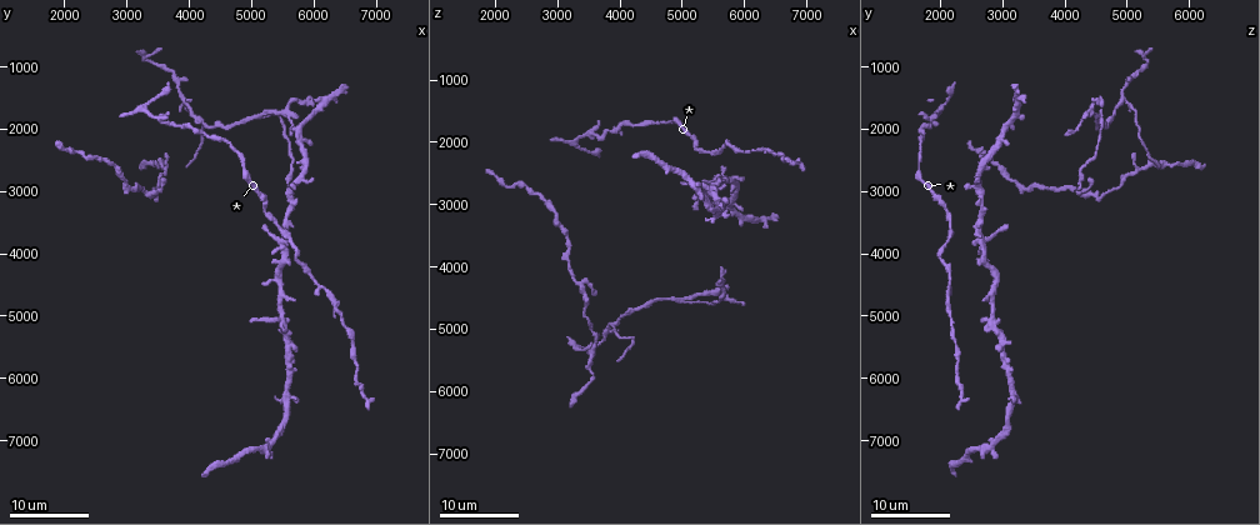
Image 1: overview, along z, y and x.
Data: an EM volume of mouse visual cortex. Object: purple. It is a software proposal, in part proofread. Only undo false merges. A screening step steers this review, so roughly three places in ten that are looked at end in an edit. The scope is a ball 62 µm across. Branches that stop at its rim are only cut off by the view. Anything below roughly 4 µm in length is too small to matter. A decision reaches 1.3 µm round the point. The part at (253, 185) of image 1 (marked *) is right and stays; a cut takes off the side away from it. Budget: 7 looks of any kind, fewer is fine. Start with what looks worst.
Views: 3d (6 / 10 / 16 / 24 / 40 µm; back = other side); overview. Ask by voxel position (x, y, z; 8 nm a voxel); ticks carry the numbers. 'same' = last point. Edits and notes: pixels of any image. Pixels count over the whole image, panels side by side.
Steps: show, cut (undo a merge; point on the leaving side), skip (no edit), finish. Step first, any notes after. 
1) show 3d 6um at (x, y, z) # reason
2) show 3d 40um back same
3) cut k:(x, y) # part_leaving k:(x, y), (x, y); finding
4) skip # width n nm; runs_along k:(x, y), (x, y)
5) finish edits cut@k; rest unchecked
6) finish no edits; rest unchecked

show 3d 16um at (5000, 1850, 4550) # three-way junction

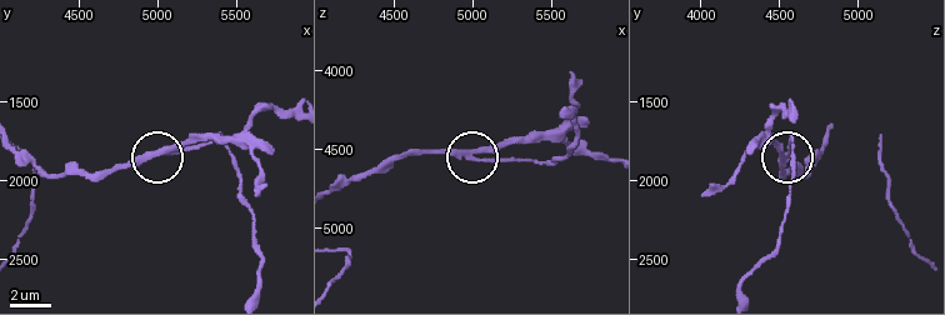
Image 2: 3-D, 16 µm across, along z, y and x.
show 3d 6um at (4980, 1820, 4580) # closer look

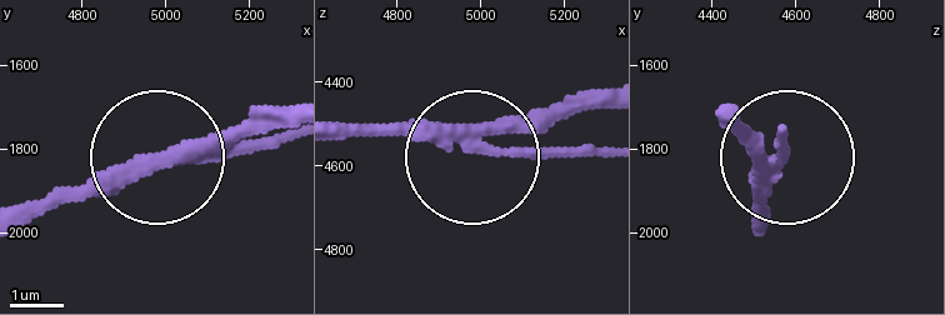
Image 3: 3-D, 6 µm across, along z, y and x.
cut 3:(539, 159) # arms 3; part_leaving 3:(465, 141), (609, 155); a second cell is stuck on

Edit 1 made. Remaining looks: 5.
show 3d 16um at (3950, 1550, 4950) # four or more arms meet

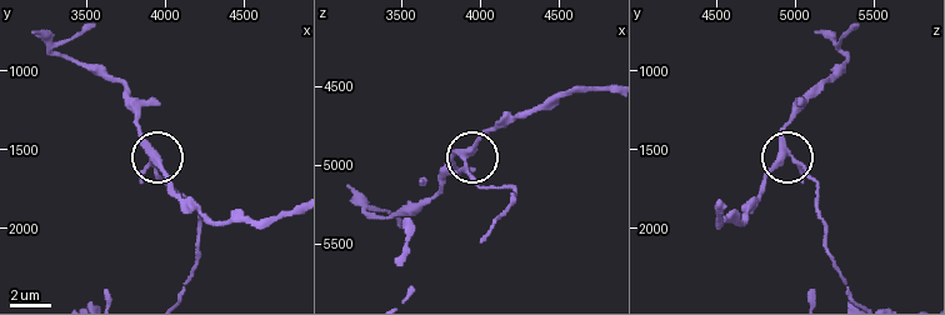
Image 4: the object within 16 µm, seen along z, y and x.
show 3d 6um at (3920, 1540, 4980)

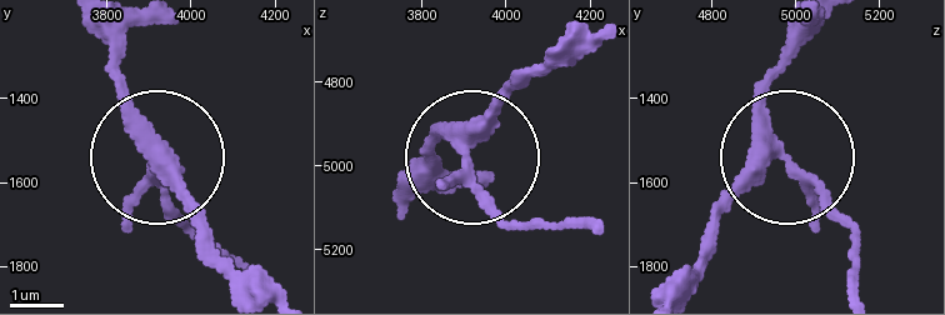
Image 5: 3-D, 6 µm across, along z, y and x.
cut 5:(124, 218) # side_arm 11 um; part_leaving 5:(783, 158), (841, 221), (859, 288); two cells meet here

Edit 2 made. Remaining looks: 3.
show overview

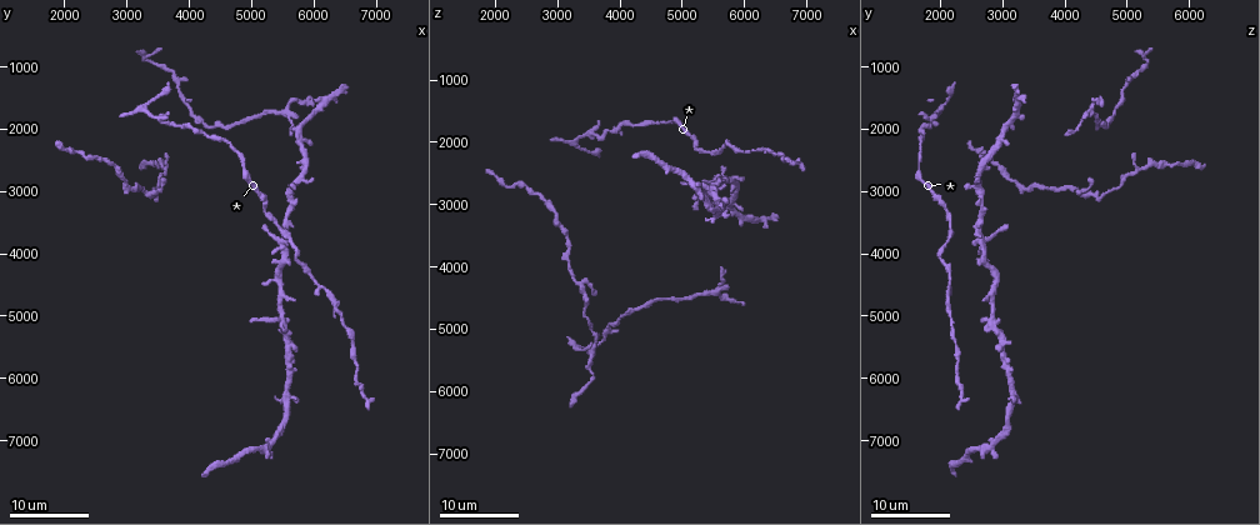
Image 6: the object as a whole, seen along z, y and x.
show 3d 24um at (5450, 5100, 2800) # looks like a crossing

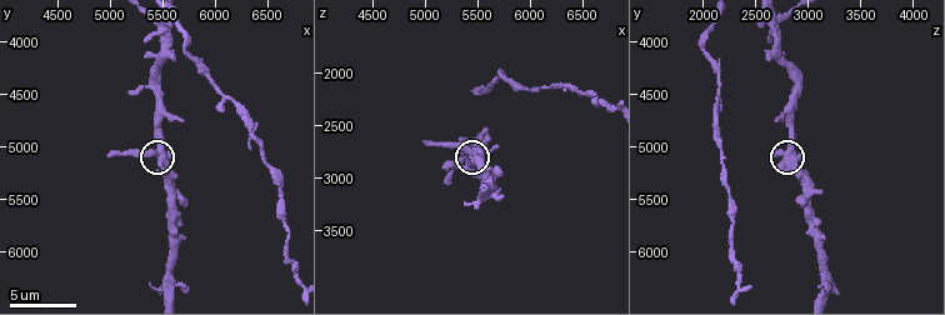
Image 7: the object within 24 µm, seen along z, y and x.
show 3d 6um at (5500, 5100, 2760) # closer look

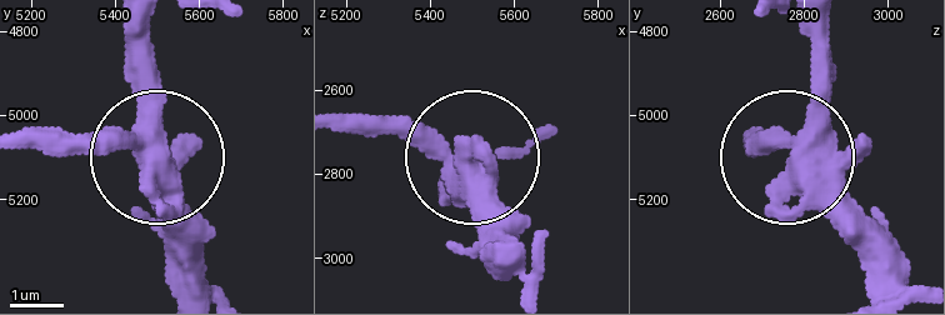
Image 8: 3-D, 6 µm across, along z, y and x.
skip # arms 4; continuous, no second cell

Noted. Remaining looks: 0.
finish edits cut@3, cut@5; rest unchecked

